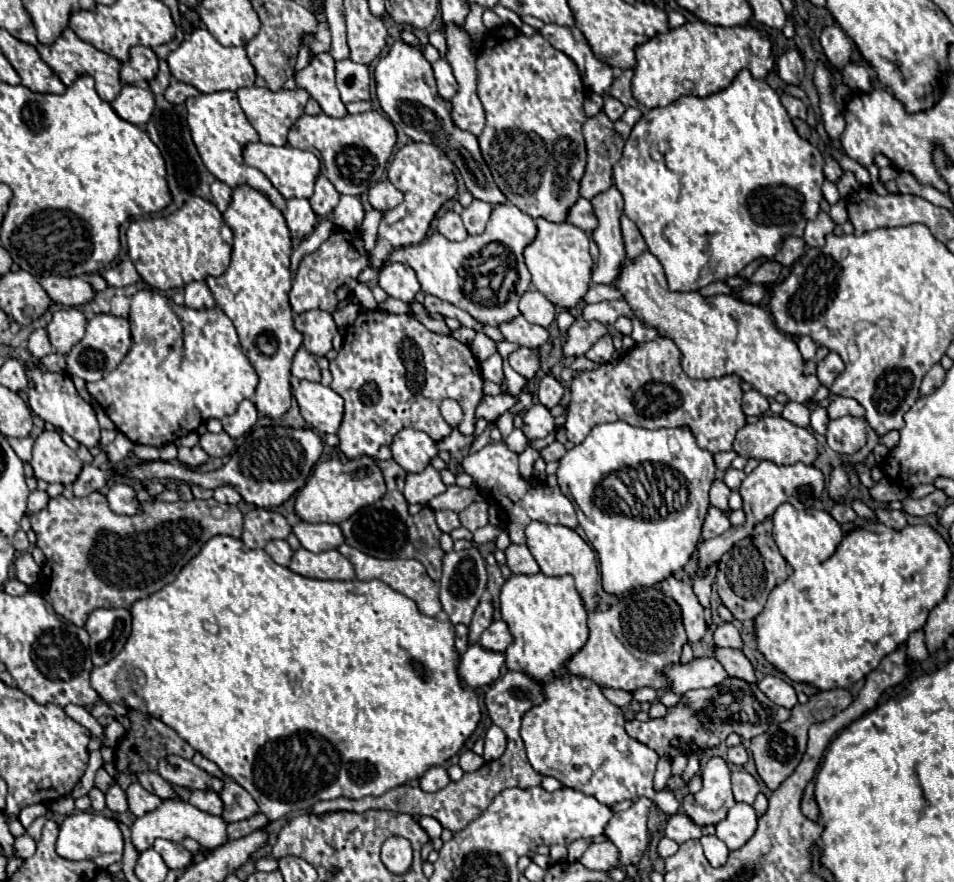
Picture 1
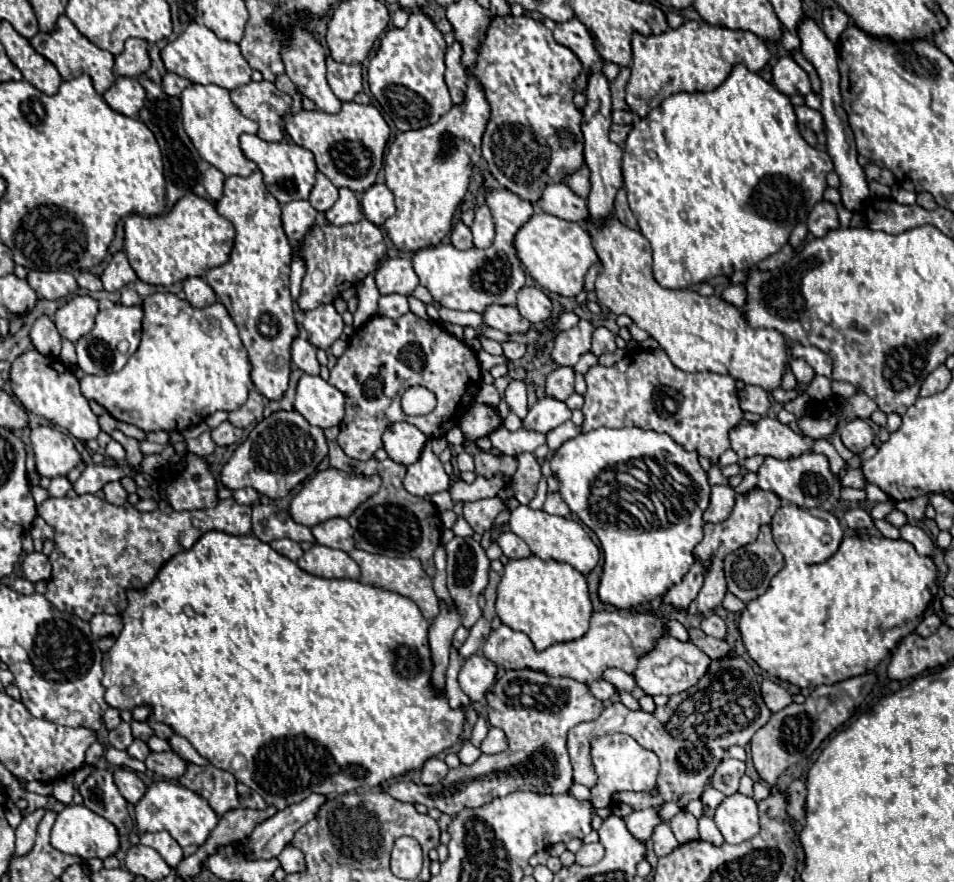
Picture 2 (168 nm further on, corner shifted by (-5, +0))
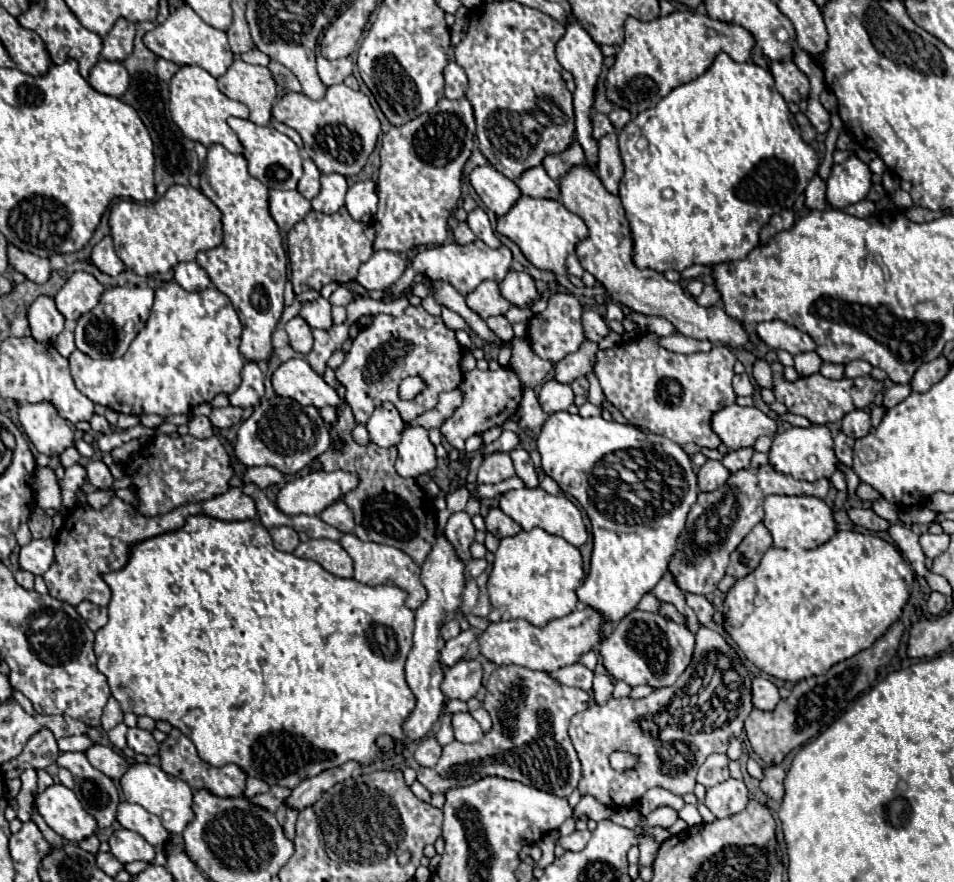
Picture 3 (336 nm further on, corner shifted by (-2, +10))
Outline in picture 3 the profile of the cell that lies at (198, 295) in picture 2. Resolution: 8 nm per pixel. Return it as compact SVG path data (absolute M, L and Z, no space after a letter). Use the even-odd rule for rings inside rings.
M180 262L174 268L174 280L190 292L198 292L198 290L206 290L210 286L210 278L208 274L196 264L196 262Z

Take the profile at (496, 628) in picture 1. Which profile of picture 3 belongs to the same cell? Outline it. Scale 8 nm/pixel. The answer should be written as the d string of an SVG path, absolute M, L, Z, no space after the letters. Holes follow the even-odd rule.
M578 606L572 614L548 622L544 628L536 628L526 620L492 622L480 634L478 642L480 642L480 652L496 666L518 664L518 666L528 666L530 670L556 672L564 666L576 664L582 652L590 652L598 648L600 642L604 640L602 628L604 628L604 618L598 610L590 606Z

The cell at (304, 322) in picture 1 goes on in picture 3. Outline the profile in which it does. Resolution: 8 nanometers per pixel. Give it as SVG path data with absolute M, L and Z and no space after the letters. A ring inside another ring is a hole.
M318 298L314 302L308 302L302 306L300 316L308 322L310 328L320 328L320 330L330 330L334 326L332 322L332 306L326 298Z

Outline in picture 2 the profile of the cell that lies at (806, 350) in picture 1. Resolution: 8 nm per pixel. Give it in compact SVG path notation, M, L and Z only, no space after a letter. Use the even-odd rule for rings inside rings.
M791 360L791 370L797 376L799 384L809 384L813 380L813 376L815 376L813 368L807 362L801 362L801 360Z

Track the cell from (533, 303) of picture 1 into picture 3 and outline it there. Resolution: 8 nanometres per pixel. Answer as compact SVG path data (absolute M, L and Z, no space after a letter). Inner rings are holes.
M510 270L508 276L500 282L500 292L510 304L518 308L530 308L540 298L534 280L528 274L516 270Z

